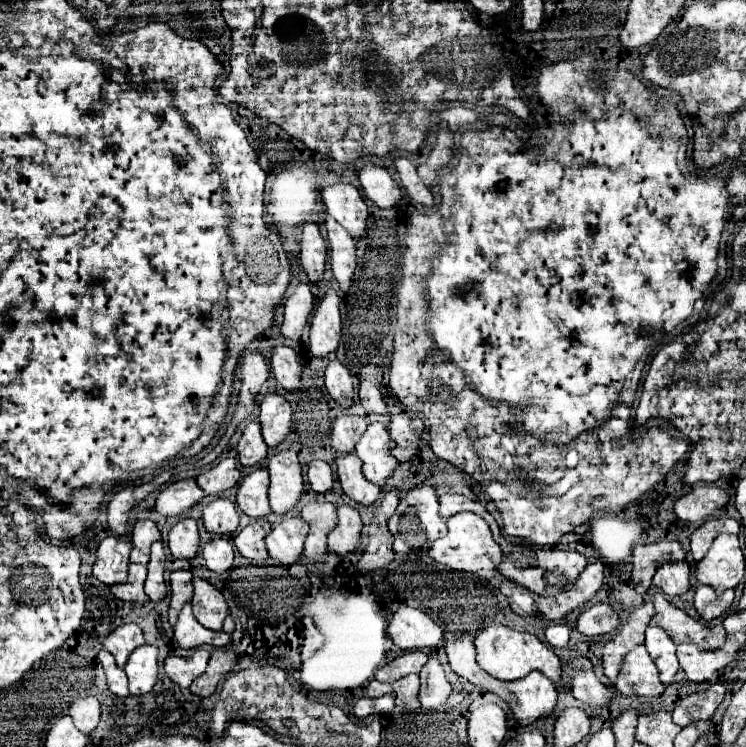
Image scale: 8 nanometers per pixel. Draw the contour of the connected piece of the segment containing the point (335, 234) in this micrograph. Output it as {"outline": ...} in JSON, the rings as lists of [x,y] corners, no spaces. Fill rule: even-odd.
{"outline":[[[326,218],[326,230],[328,230],[328,242],[330,242],[330,264],[334,278],[340,284],[342,292],[348,292],[350,282],[354,278],[356,270],[356,246],[350,234],[334,220]]]}

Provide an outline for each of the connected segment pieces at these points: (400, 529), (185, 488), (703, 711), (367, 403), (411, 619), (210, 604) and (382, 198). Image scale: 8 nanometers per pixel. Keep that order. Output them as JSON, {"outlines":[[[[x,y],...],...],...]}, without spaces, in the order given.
{"outlines":[[[[422,486],[422,488],[410,490],[400,500],[396,514],[388,520],[388,528],[394,536],[394,552],[398,552],[398,554],[408,554],[408,552],[414,552],[414,550],[428,550],[430,542],[446,536],[448,530],[446,530],[446,522],[438,514],[436,490],[432,486]]],[[[192,478],[180,480],[170,484],[158,494],[156,510],[162,516],[180,516],[192,506],[196,506],[202,498],[204,498],[204,490],[200,490],[200,486]]],[[[722,682],[708,684],[702,692],[692,694],[680,702],[680,706],[672,712],[674,722],[680,726],[688,726],[698,720],[710,720],[714,716],[714,710],[724,700],[726,688]]],[[[364,380],[360,384],[360,402],[368,414],[390,414],[380,388],[374,386],[370,380]]],[[[402,606],[388,624],[388,638],[402,650],[436,648],[442,642],[440,630],[442,628],[424,612]]],[[[194,578],[194,598],[192,610],[196,620],[210,630],[222,630],[222,624],[228,616],[228,606],[224,596],[206,580]]],[[[368,164],[360,170],[358,176],[360,176],[366,198],[372,200],[378,208],[396,208],[400,204],[402,190],[386,168]]]]}

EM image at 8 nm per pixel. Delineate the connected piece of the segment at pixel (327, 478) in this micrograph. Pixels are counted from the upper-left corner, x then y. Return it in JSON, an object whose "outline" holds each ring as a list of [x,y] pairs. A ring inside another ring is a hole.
{"outline":[[[312,460],[308,464],[308,482],[310,482],[312,490],[318,494],[330,492],[332,484],[334,484],[334,476],[332,476],[330,466],[324,460]]]}

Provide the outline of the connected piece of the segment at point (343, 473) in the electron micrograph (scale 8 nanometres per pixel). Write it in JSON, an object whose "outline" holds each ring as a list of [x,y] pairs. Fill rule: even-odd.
{"outline":[[[356,454],[336,456],[336,466],[338,466],[338,480],[342,484],[342,490],[350,500],[364,506],[370,506],[378,500],[382,490],[364,478],[362,462]]]}

